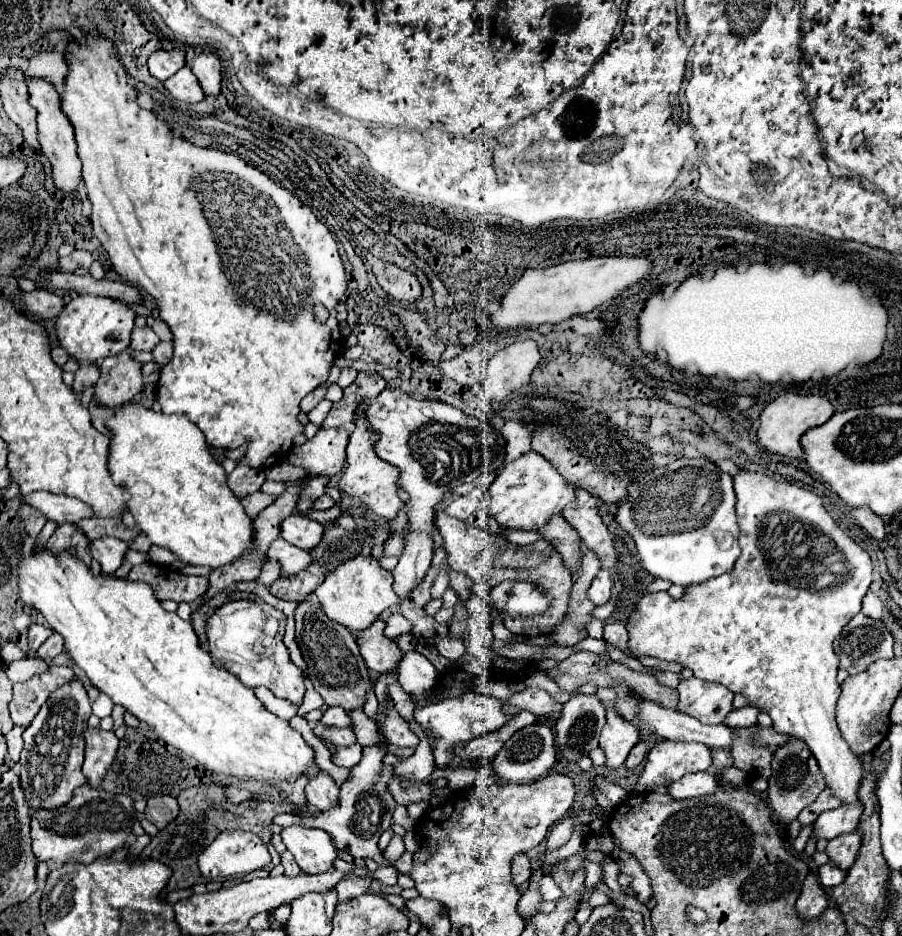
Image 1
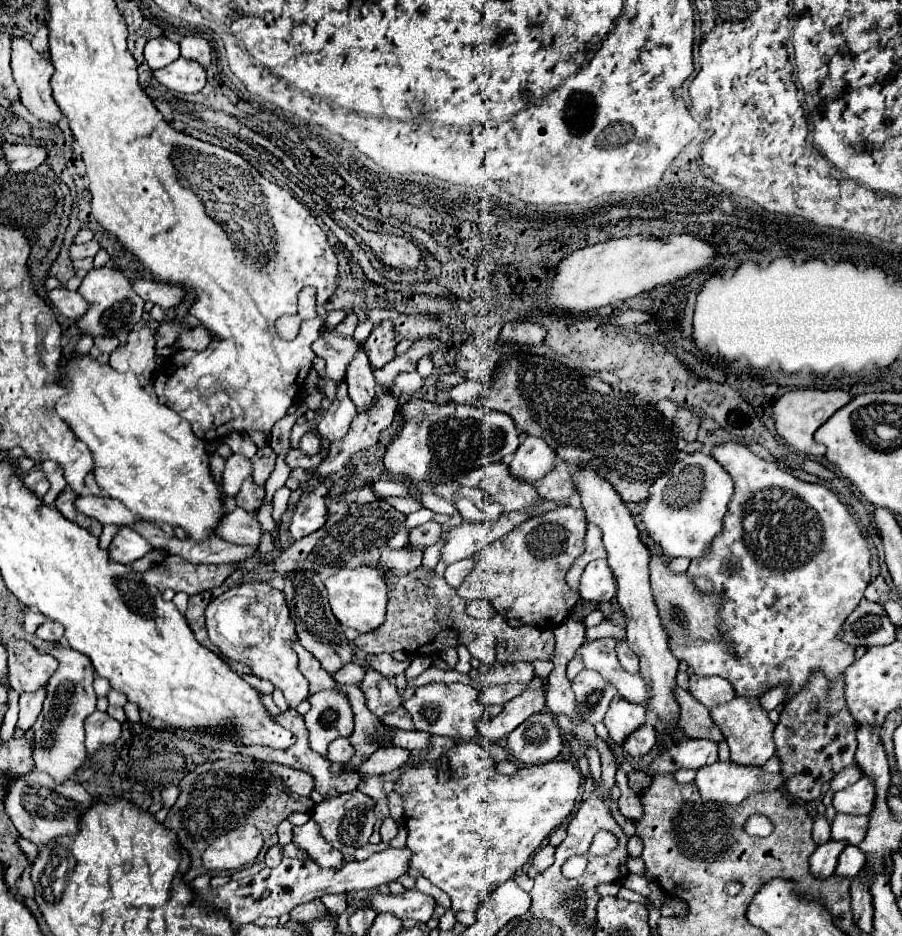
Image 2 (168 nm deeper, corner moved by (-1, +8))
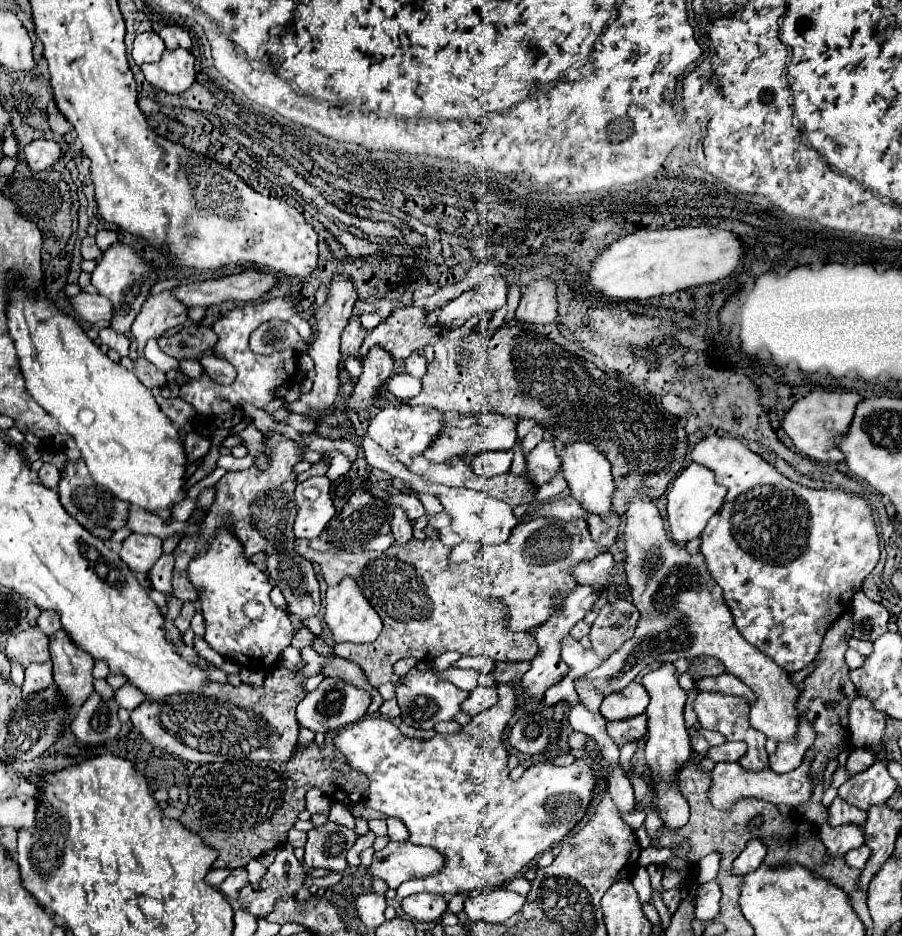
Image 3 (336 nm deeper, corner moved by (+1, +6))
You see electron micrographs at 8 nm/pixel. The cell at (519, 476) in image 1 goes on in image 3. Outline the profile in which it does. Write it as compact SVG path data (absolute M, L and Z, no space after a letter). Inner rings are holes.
M538 424L526 434L526 438L524 438L524 442L522 442L524 454L528 454L528 452L542 440L542 434L544 434L544 430L542 430L542 426L538 426Z

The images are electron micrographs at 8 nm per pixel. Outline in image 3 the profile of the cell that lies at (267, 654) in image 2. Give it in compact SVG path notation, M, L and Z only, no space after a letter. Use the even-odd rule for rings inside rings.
M220 526L210 538L206 552L198 552L188 564L188 578L198 590L200 608L206 624L206 642L226 658L238 660L242 666L250 666L254 662L262 664L262 668L270 668L278 662L282 650L290 646L294 636L292 622L288 612L276 608L270 602L272 584L268 576L260 572L248 558L242 554L242 544L234 538L232 530ZM246 602L260 602L264 606L264 614L260 618L250 620L244 614Z

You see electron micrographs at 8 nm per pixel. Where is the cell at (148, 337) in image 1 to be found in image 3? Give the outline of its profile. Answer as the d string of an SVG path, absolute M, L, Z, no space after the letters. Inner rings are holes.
M184 326L174 336L158 338L158 346L164 354L176 360L198 360L208 348L216 344L218 336L208 326Z

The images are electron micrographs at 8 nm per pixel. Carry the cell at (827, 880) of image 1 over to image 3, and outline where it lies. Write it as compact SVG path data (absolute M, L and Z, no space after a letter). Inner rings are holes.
M860 846L860 848L850 850L850 852L846 854L846 864L852 866L852 868L860 868L860 870L862 870L862 868L866 866L868 858L870 858L870 848L868 848L868 846Z

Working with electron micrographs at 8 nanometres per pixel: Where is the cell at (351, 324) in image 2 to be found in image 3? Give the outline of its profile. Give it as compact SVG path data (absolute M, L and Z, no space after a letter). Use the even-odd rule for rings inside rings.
M336 274L332 276L332 284L328 288L328 298L322 306L316 306L314 310L314 320L316 320L316 332L314 332L314 340L308 348L308 356L314 360L314 374L310 376L312 378L312 390L302 394L298 398L298 402L292 402L288 404L292 412L298 412L298 414L304 414L304 412L312 412L312 414L320 414L324 412L326 408L330 408L334 404L334 398L338 394L338 386L340 386L340 380L338 380L338 362L340 362L340 332L344 330L348 318L352 316L352 308L354 308L354 302L358 300L358 294L356 294L356 288L352 286L352 280L344 274Z

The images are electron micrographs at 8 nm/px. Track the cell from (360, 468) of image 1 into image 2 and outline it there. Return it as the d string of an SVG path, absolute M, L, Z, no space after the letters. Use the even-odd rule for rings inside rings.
M362 344L358 346L360 348L346 372L346 384L348 384L348 396L356 404L356 408L366 408L368 404L372 404L372 396L376 396L376 380L368 364L368 358L362 350Z

